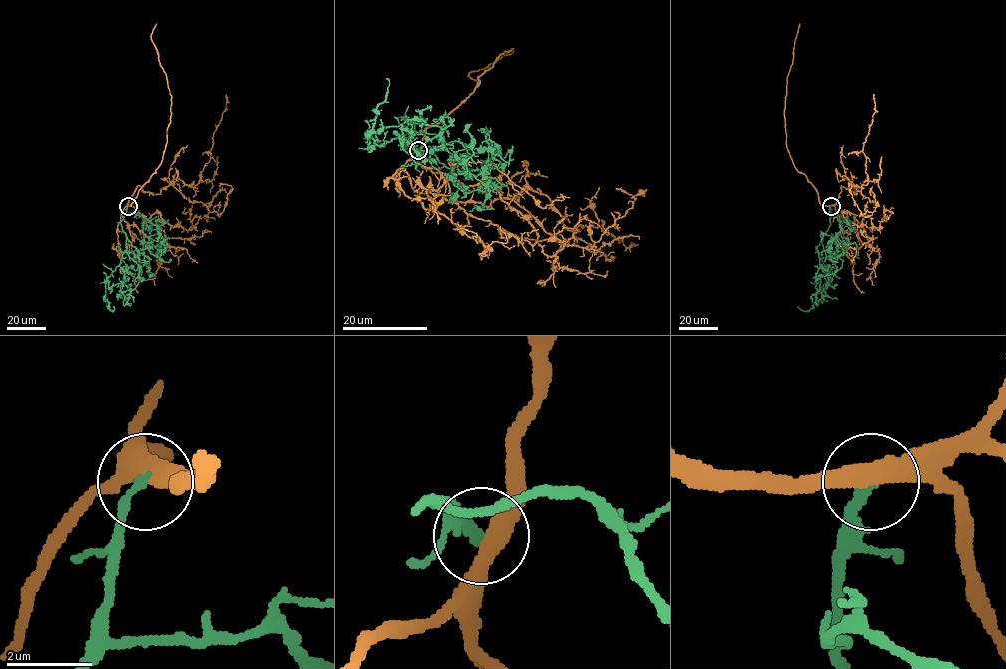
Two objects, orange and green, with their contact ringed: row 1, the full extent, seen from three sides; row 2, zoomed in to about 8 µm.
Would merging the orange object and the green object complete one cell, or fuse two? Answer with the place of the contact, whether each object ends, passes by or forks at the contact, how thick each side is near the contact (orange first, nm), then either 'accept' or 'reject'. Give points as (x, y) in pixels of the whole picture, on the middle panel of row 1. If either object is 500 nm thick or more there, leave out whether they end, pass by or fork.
at (418, 150); orange passes by; green ends there; 440 nm thick on the orange side, 240 nm on the other; reject

